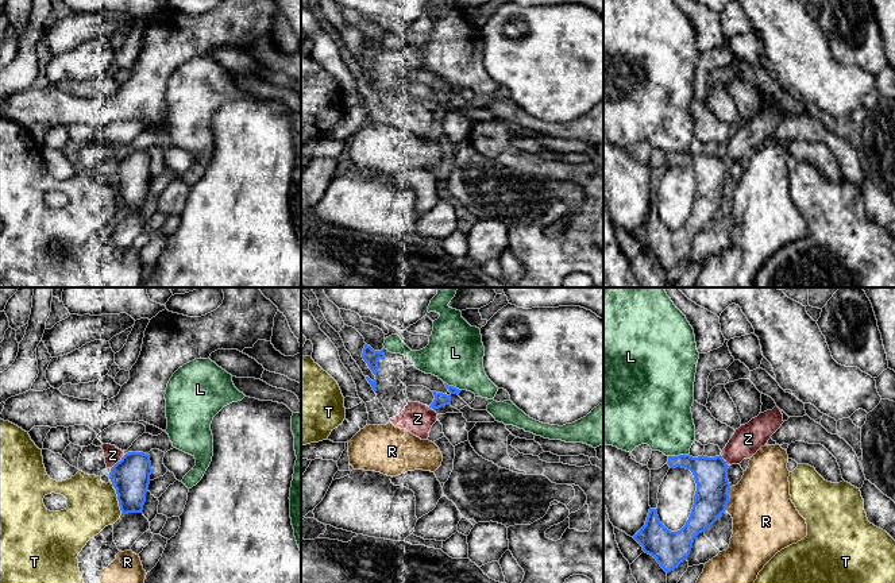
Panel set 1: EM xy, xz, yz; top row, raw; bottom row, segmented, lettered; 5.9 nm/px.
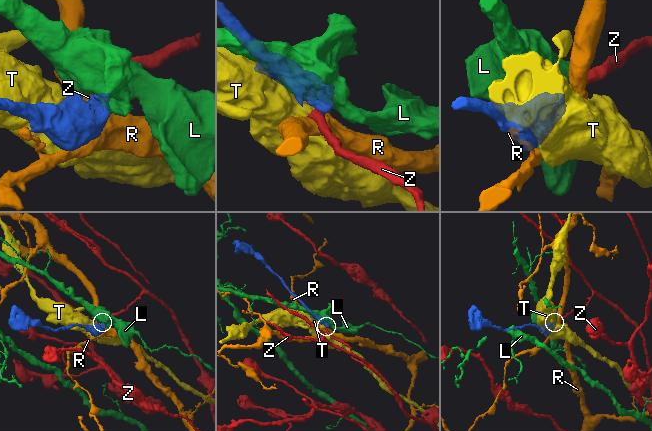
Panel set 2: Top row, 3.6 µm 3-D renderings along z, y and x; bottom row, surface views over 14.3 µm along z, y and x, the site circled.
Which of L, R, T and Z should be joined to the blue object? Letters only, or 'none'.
Z

